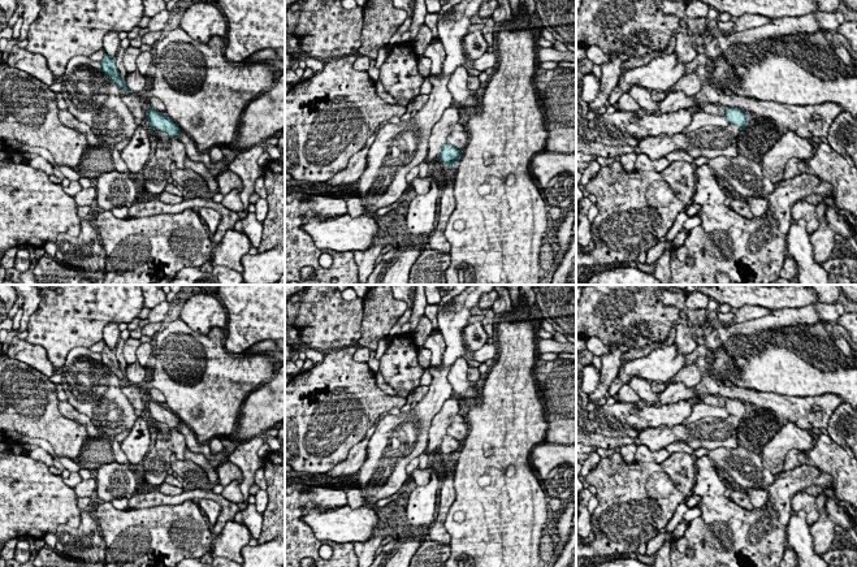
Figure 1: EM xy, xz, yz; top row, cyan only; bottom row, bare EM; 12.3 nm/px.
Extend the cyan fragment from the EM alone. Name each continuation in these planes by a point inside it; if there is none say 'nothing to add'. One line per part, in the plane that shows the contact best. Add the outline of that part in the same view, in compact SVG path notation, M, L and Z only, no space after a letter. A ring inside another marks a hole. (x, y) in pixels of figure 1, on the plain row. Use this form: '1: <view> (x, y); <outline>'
nothing to add

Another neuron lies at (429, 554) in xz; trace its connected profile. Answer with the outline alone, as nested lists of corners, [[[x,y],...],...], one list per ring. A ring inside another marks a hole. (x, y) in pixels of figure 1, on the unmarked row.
[[[424,540],[411,559],[410,567],[446,567],[450,545]]]

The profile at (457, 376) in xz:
[[[459,358],[451,367],[447,375],[447,381],[451,384],[454,394],[464,399],[468,404],[476,402],[480,395],[481,382],[469,382],[467,378],[468,364],[464,358]]]

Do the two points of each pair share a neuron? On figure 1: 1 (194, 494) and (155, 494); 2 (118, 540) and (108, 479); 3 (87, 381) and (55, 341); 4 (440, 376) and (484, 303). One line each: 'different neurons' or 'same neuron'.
1: same neuron
2: different neurons
3: different neurons
4: different neurons

